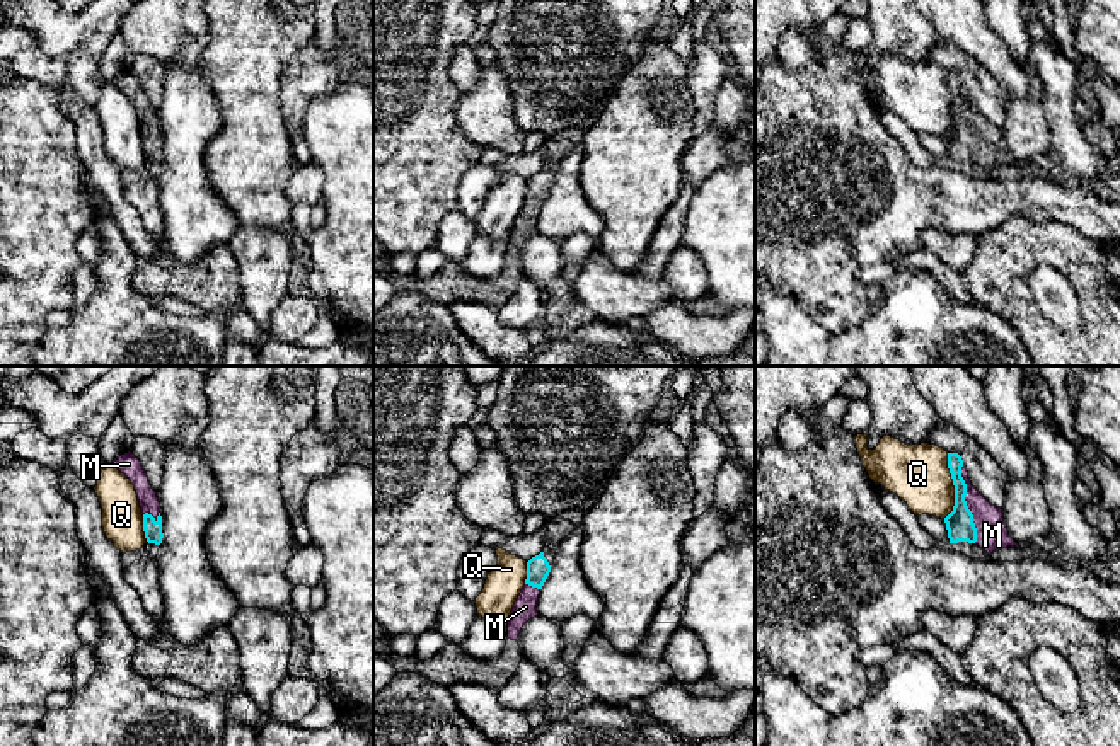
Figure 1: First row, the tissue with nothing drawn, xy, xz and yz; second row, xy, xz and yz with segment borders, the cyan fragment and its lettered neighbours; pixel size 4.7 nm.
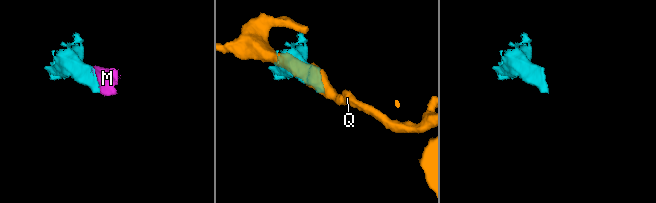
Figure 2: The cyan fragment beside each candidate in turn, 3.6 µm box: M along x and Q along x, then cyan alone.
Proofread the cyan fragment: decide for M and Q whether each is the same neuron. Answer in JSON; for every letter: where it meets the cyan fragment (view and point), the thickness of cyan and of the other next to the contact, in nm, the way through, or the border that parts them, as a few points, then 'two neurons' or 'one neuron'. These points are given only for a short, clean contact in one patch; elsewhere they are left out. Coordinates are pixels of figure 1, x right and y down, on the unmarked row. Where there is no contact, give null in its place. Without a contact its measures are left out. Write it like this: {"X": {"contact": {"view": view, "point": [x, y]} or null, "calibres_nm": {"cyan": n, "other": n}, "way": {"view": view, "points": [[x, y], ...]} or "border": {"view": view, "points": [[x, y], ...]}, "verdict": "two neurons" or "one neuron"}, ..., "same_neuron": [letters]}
{"M": {"contact": {"view": "yz", "point": [965, 123]}, "calibres_nm": {"cyan": 130, "other": 150}, "way": {"view": "yz", "points": [[960, 143], [965, 138], [965, 123], [992, 154]]}, "verdict": "one neuron"}, "Q": {"contact": {"view": "yz", "point": [953, 103]}, "calibres_nm": {"cyan": 130, "other": 280}, "verdict": "two neurons"}, "same_neuron": ["M"]}

